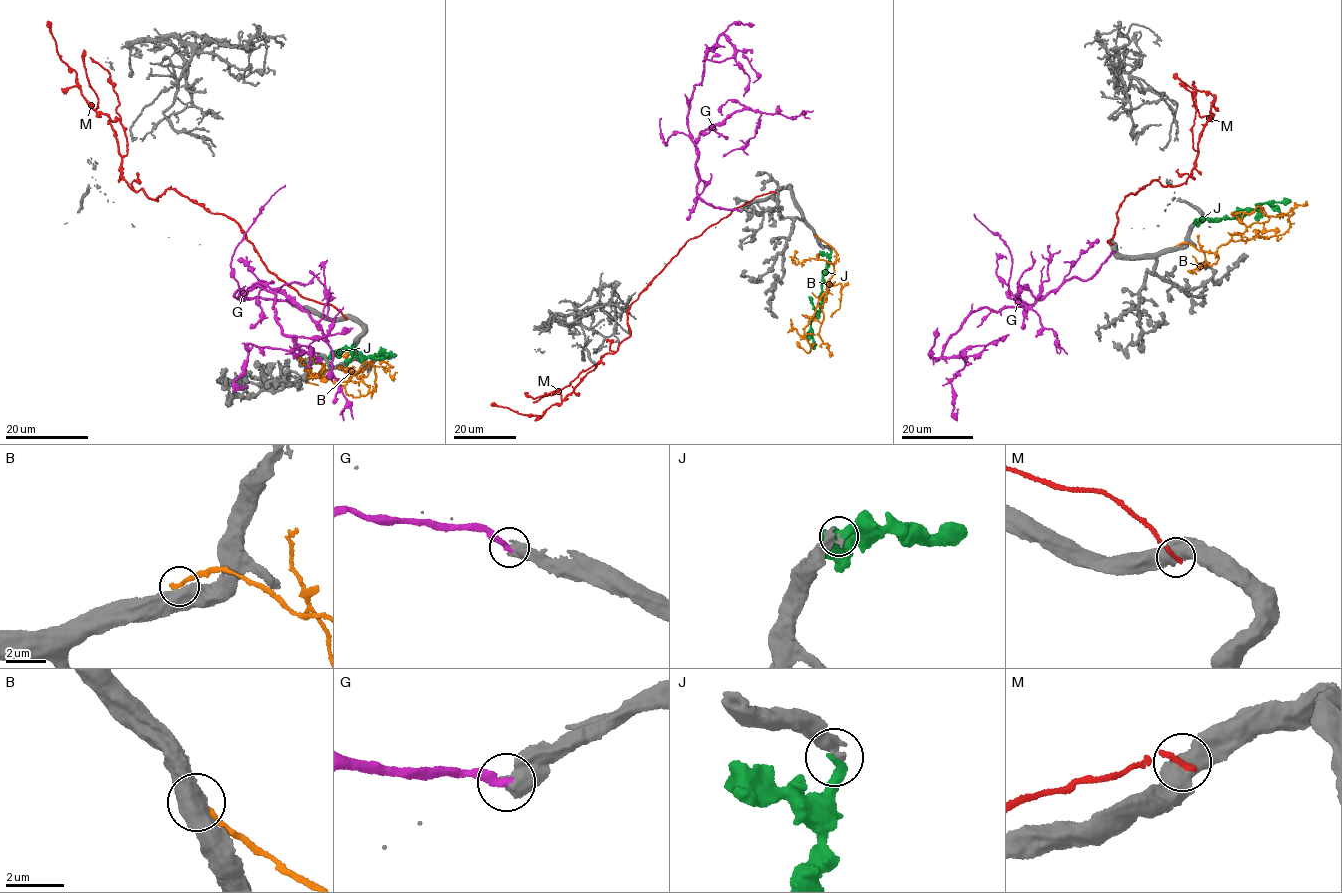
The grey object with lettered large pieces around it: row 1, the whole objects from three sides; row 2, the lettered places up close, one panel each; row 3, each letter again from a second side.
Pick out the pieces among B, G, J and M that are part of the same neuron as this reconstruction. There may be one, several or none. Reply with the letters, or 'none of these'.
J

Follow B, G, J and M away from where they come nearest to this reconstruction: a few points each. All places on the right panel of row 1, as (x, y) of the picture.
B: (1177, 245), (1186, 242), (1216, 253), (1231, 240), (1277, 236), (1286, 231), (1293, 212), (1276, 214)
G: (1115, 252), (1032, 304), (970, 313), (937, 359), (964, 358), (951, 385), (958, 409)
J: (1197, 220), (1240, 220), (1262, 203), (1291, 201)
M: (1112, 244), (1106, 242), (1124, 198), (1153, 180), (1167, 187), (1194, 178), (1213, 95), (1174, 74)

